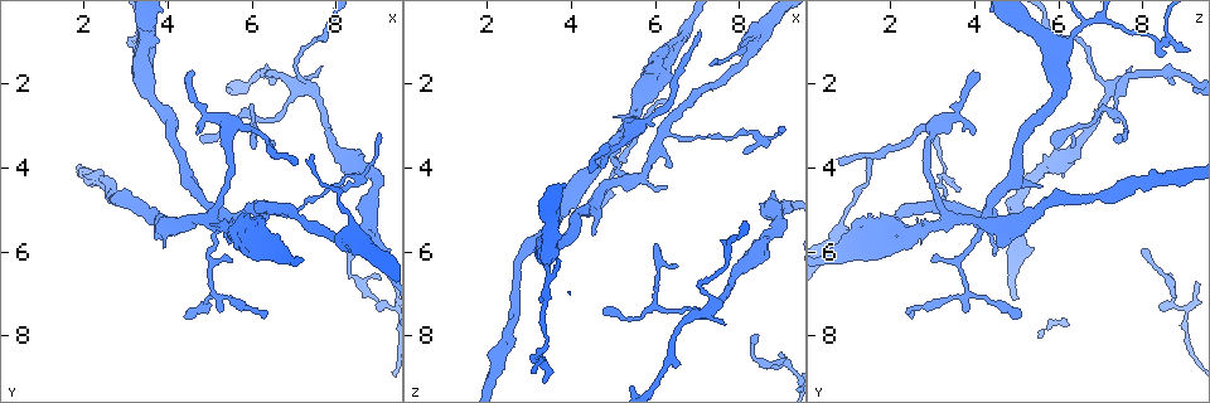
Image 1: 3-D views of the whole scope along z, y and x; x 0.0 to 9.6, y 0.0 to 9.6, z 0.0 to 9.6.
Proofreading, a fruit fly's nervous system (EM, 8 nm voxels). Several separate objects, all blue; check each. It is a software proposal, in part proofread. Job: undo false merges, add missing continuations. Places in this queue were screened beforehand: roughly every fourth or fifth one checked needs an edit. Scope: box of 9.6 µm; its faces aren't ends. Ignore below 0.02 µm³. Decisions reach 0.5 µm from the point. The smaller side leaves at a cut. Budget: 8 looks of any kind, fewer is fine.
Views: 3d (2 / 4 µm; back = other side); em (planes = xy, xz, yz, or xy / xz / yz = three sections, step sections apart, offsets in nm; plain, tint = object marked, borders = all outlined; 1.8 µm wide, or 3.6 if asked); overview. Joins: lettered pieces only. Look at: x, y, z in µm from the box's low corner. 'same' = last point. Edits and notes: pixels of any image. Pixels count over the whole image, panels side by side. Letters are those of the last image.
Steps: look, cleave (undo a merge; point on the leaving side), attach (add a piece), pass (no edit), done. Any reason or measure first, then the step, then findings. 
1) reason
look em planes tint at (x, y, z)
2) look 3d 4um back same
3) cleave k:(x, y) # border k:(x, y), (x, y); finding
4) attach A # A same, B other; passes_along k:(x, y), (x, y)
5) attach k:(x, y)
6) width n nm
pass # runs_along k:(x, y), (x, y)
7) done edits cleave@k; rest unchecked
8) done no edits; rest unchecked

sharp bend
look em 3.6um planes tint at (3.25, 0.90, 8.55)

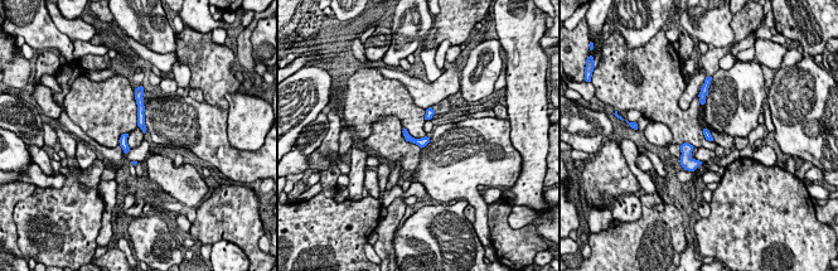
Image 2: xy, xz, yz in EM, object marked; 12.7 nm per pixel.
see the neighbours
look em 3.6um planes borders same

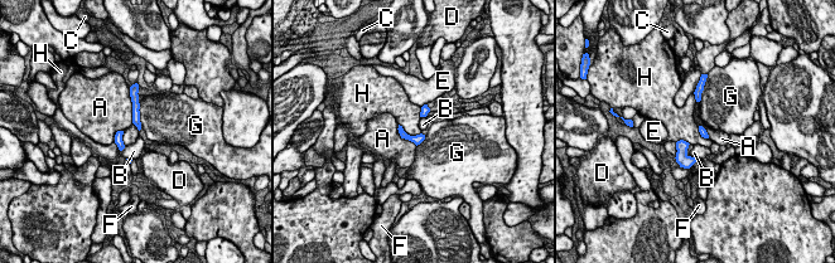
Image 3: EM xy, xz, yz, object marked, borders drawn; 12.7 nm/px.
pass # A other, B other, C other, D other, E other, F other, G other, H other; all the same neuron

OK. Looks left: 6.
four-way junction
look em planes tint at (7.05, 2.15, 7.45)

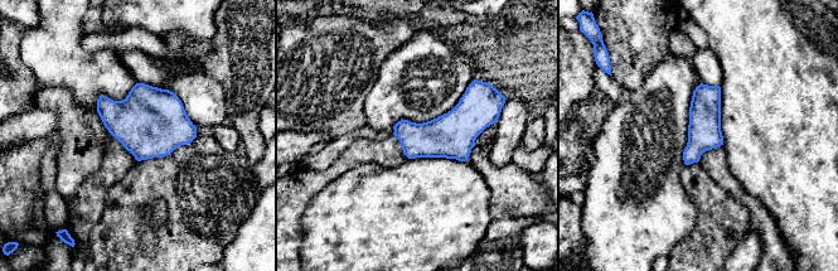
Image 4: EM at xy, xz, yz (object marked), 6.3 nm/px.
look em planes borders same

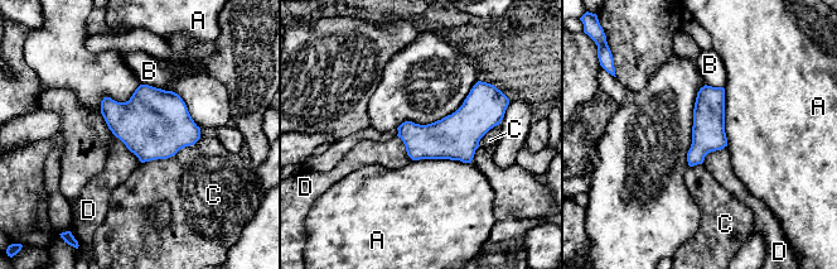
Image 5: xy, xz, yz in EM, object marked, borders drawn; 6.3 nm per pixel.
longest_contact C 440 nm
pass # A other, B other, C other, D other; border 5:(114, 134), (141, 162); continuous, no second neuron

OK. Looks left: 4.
calibre changes
look em planes borders at (5.05, 5.30, 3.25)

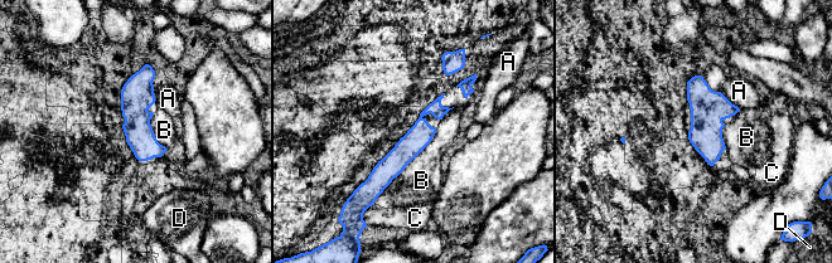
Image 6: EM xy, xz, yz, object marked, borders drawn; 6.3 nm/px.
pass # A other, B other, C other, D other; border 6:(436, 130), (431, 141), (373, 203); continuous, no second neuron

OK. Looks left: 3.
look em planes borders at (6.55, 6.00, 0.95)

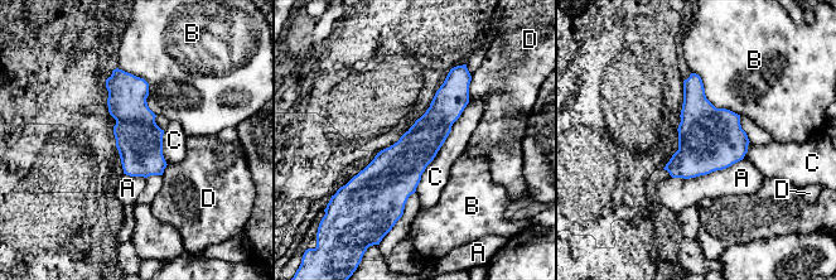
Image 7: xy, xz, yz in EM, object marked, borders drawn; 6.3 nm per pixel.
pass # A other, B other, C other, D other; border 7:(469, 101), (428, 164), (415, 191); all the same neuron

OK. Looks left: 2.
done no edits; rest unchecked

